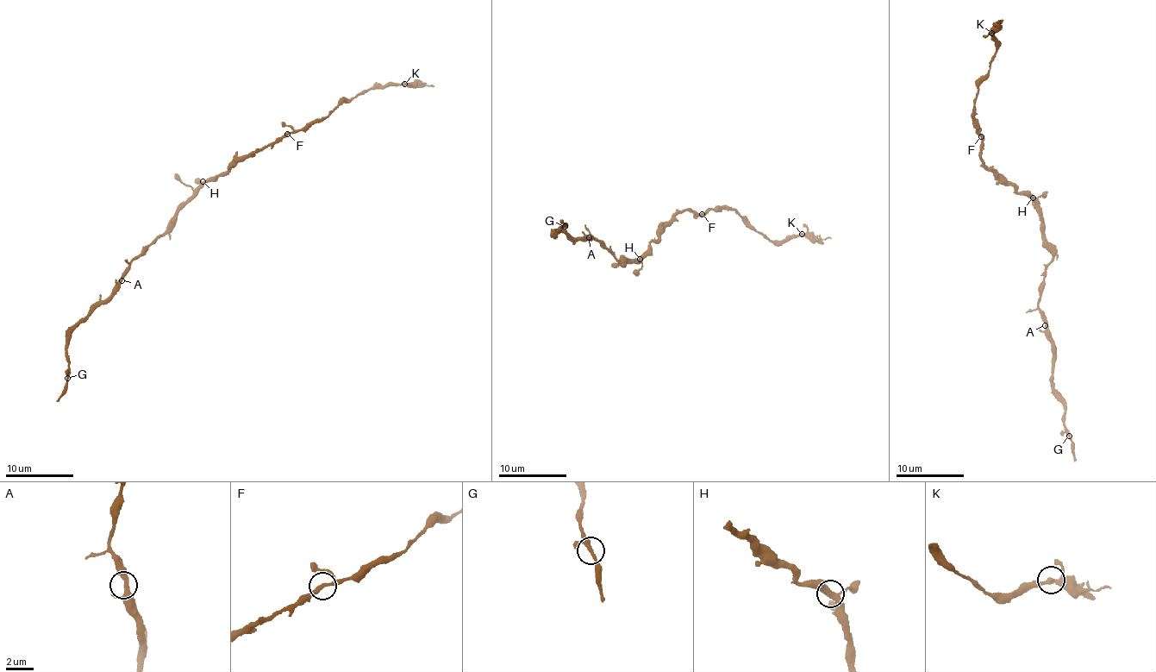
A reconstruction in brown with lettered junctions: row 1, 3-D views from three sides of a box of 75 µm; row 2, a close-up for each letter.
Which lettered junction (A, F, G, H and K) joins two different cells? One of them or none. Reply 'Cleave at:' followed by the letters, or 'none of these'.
Cleave at: K

